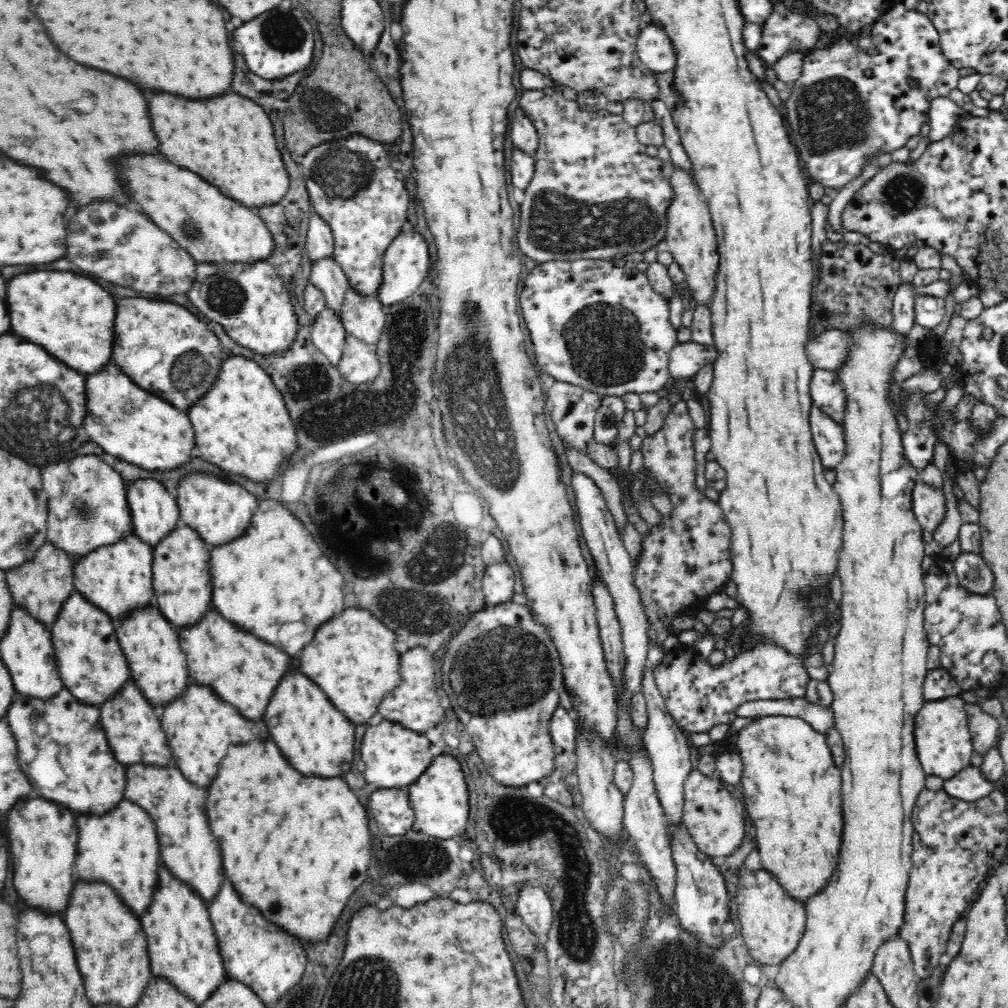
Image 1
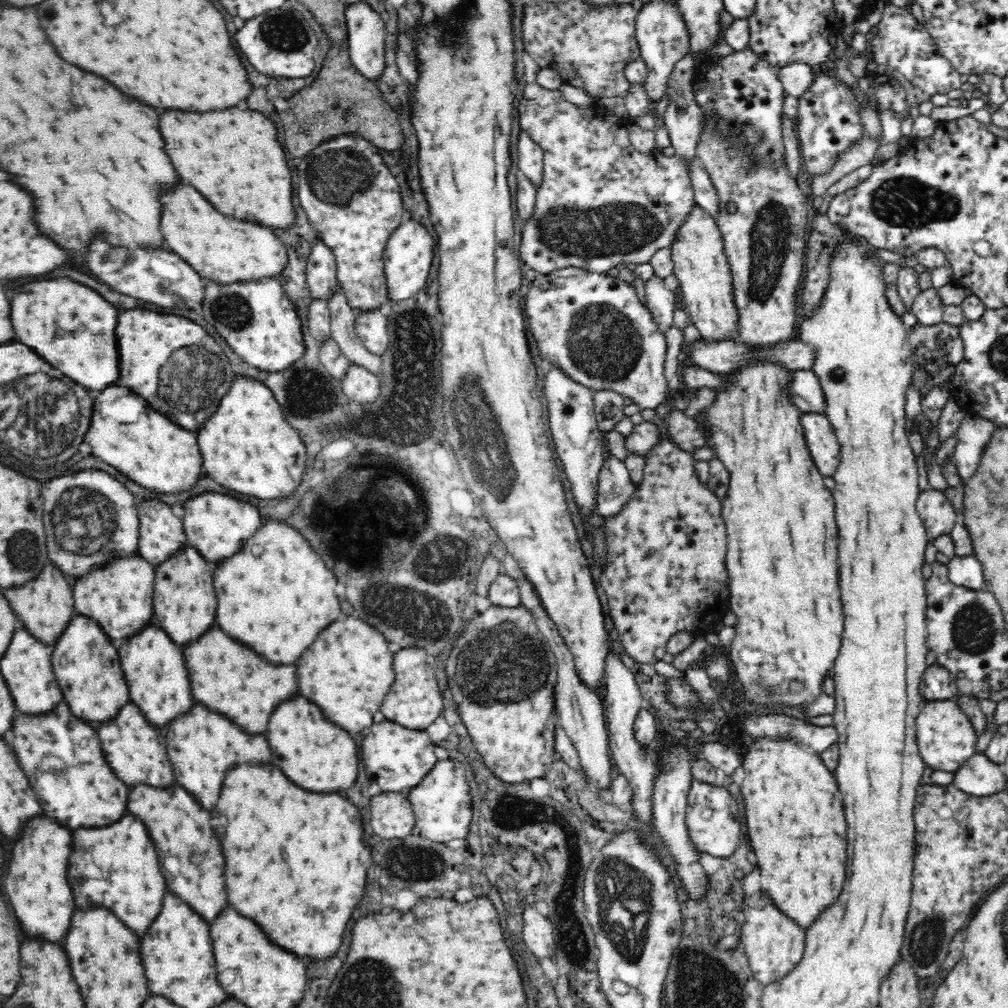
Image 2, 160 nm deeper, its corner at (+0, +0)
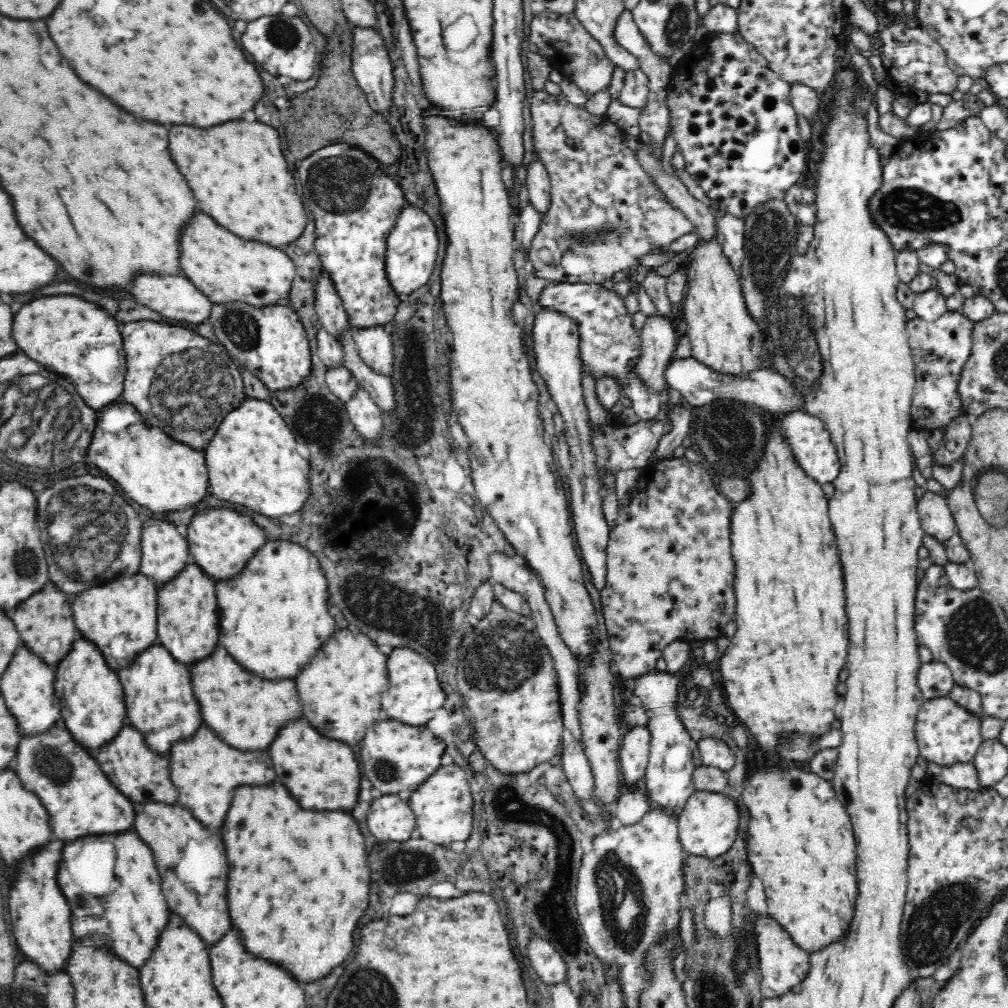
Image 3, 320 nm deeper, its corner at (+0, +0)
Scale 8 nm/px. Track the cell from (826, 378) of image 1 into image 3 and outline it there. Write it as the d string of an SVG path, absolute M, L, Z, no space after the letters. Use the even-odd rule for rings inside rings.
M691 356L690 358L674 358L671 362L668 362L664 377L667 386L678 390L682 395L682 399L694 407L711 404L720 398L728 398L748 403L760 410L768 410L771 413L788 414L798 411L803 404L802 391L796 391L796 386L792 381L788 381L773 370L765 368L748 374L746 378L734 378L709 370L708 366L697 362Z

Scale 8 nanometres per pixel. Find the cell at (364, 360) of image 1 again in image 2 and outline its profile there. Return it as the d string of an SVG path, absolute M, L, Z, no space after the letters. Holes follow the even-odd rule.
M353 364L341 380L345 396L359 406L370 406L381 392L381 379L370 373L366 368L358 368Z

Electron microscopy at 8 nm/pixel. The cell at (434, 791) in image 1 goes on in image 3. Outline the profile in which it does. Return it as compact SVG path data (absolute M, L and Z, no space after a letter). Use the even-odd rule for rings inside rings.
M440 766L424 786L419 786L409 798L409 805L416 819L416 832L420 838L436 845L448 845L454 842L466 842L472 832L474 818L471 788L467 774L461 766Z

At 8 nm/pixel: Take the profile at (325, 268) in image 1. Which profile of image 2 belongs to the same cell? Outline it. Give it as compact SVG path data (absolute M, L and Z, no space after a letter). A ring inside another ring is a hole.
M340 288L327 300L331 316L331 338L335 340L344 357L358 368L366 368L380 377L383 373L381 356L371 354L358 339L355 331L355 318L358 310L348 305Z

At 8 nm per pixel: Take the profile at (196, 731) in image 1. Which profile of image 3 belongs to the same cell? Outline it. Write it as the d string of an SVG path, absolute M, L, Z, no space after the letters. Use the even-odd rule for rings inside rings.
M206 724L188 740L172 745L170 760L170 778L180 794L180 804L188 808L194 818L198 818L202 824L208 824L208 828L220 830L224 824L224 818L230 810L234 790L238 786L256 784L266 786L276 782L276 772L272 766L272 758L268 750L260 752L240 752L228 744L224 744Z

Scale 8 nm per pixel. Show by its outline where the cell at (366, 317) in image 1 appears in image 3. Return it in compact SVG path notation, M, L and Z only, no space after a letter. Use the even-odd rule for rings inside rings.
M355 328L353 339L361 361L374 373L391 378L394 373L394 346L389 328Z

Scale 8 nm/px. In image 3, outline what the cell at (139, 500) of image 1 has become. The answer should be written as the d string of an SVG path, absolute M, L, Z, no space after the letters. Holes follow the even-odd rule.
M166 518L145 521L141 538L141 567L139 572L160 589L191 562L189 543L180 529Z

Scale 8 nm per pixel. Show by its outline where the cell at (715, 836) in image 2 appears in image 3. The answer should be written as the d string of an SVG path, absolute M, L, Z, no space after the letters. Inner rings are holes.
M694 791L680 810L679 838L685 854L700 858L716 859L724 855L738 836L740 816L736 803L726 794Z

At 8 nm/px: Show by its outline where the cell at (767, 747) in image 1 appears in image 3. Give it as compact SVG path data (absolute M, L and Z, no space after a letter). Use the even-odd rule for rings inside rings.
M787 760L781 767L770 766L764 770L758 770L758 772L760 773L755 773L752 777L745 780L742 793L742 800L749 810L746 845L751 871L761 881L761 886L764 888L764 894L767 900L767 914L784 928L784 931L788 933L788 937L792 938L792 941L796 943L798 948L805 954L812 956L812 954L816 954L816 952L820 952L820 950L824 950L824 948L828 948L828 946L834 946L834 944L840 941L845 941L855 913L860 879L858 879L857 874L858 856L856 855L856 838L852 820L848 815L847 809L836 796L832 783L808 770L806 764L792 763Z

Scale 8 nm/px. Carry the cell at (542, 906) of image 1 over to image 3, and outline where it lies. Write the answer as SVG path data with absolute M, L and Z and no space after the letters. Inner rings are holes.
M532 938L528 944L528 956L532 968L540 976L546 986L567 982L566 961L556 952L554 947L546 940Z

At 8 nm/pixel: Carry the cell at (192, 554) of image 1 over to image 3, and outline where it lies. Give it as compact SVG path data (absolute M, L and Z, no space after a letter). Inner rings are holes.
M190 562L179 574L162 588L157 589L157 641L179 663L194 664L216 648L218 642L218 606L214 581Z

